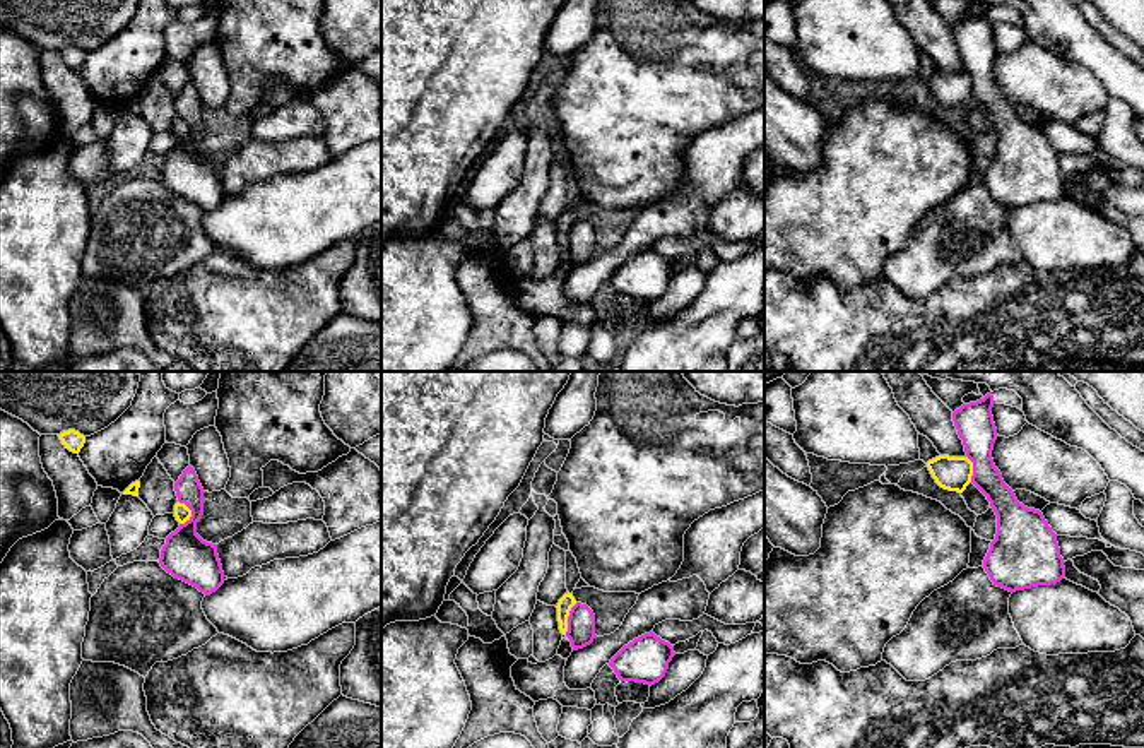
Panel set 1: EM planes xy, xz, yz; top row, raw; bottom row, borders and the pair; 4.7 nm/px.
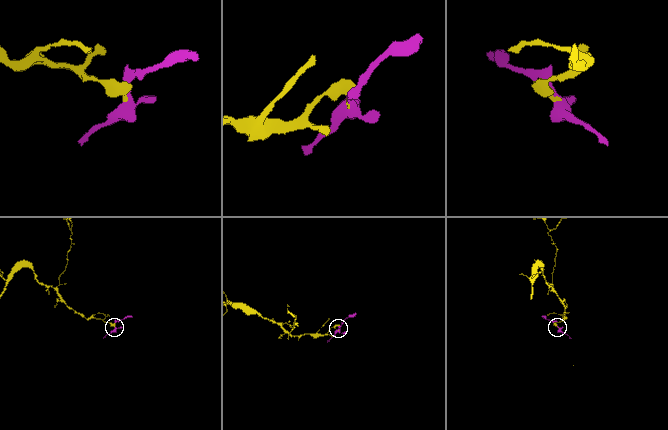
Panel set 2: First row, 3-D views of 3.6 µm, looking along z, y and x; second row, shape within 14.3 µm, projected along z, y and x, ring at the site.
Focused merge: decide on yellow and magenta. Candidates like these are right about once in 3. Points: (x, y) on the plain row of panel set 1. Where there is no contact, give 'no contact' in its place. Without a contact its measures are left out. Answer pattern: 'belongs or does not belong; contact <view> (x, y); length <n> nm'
does not belong; contact xy (190, 129); length 120 nm

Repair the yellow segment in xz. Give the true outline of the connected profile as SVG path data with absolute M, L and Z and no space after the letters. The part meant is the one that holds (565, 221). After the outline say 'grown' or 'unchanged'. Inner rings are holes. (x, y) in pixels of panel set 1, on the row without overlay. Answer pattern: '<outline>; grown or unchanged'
M564 211L559 219L557 219L557 238L559 238L559 246L563 252L568 248L568 233L571 224L576 221L573 211Z; unchanged

